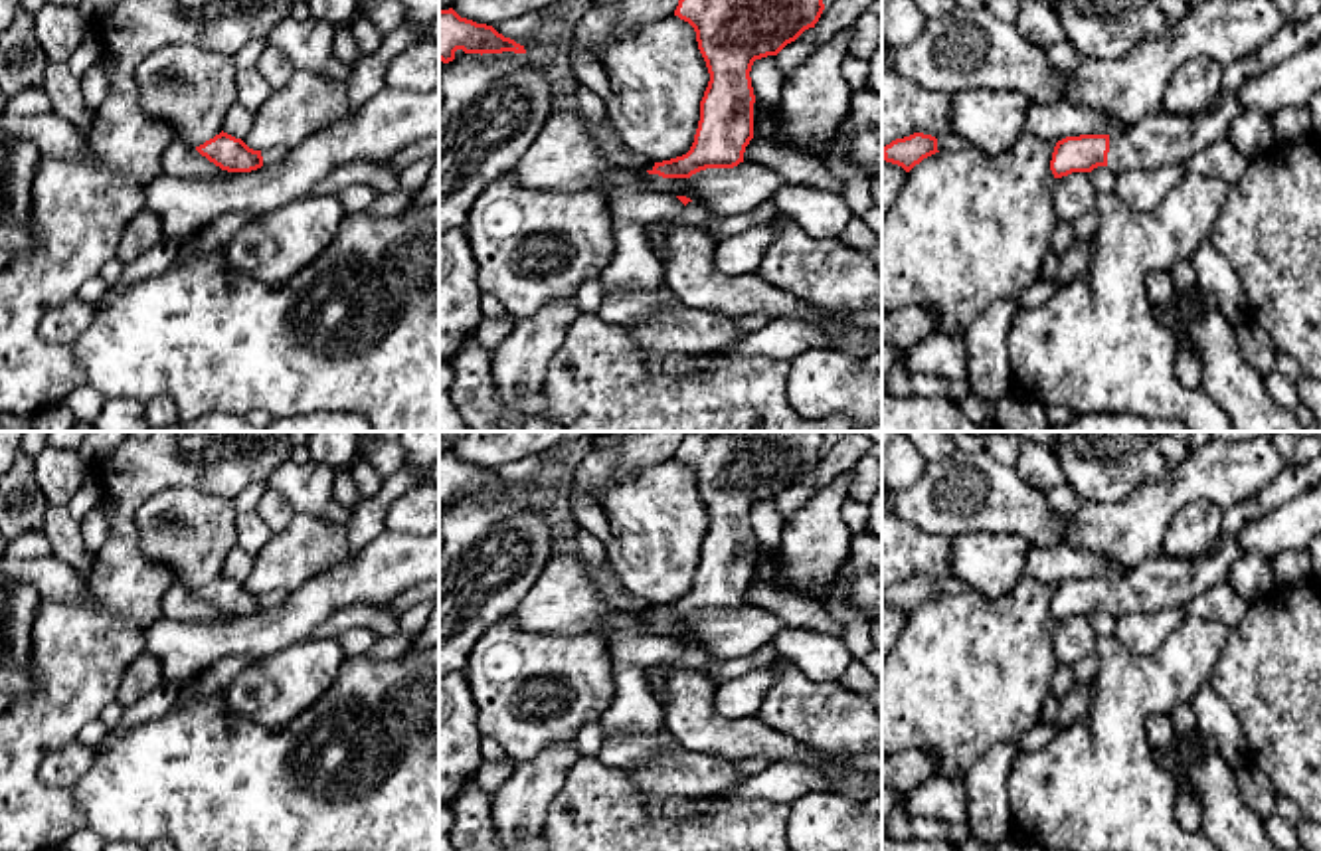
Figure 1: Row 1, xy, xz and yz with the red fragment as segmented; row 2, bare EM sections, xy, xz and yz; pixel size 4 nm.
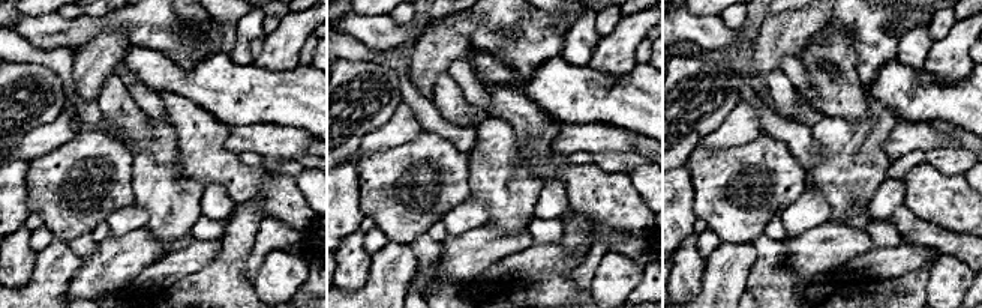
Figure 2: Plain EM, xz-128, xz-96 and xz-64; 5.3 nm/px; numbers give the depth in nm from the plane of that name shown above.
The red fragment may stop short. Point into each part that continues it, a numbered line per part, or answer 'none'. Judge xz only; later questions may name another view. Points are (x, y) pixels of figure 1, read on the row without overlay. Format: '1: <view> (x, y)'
1: xz (699, 660)

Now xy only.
1: xy (275, 598)

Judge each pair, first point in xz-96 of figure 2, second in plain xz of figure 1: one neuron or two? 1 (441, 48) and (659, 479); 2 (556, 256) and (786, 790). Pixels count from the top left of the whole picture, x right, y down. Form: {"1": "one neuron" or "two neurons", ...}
{"1": "two neurons", "2": "one neuron"}

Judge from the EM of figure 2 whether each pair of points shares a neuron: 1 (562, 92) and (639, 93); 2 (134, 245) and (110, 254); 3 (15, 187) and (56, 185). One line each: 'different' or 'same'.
1: same
2: same
3: different

